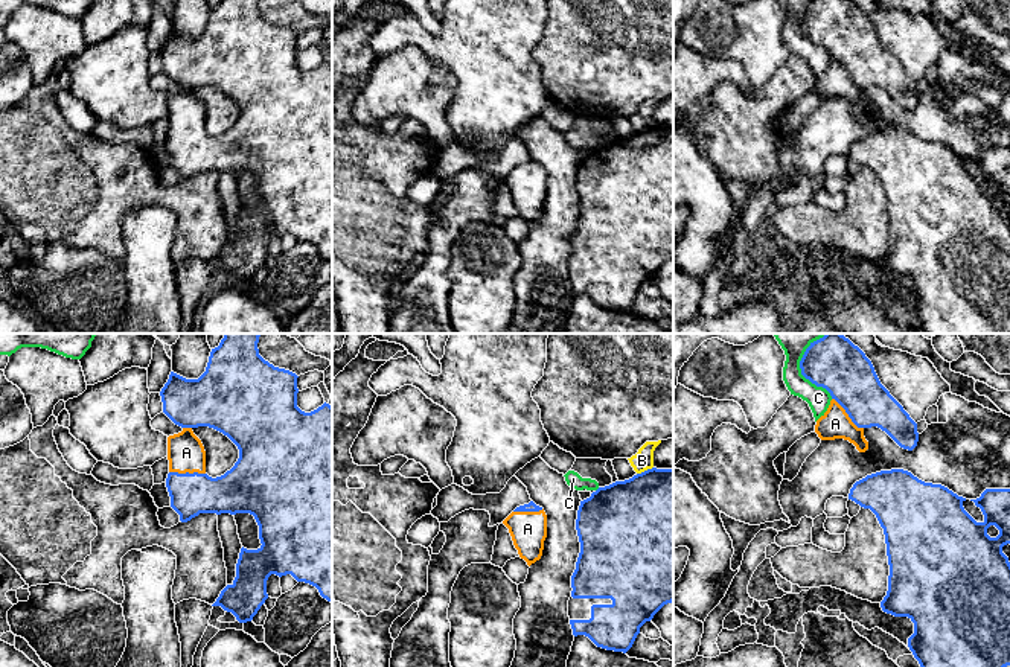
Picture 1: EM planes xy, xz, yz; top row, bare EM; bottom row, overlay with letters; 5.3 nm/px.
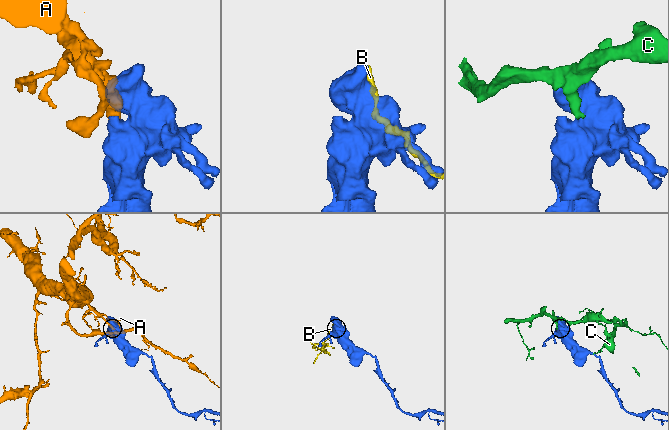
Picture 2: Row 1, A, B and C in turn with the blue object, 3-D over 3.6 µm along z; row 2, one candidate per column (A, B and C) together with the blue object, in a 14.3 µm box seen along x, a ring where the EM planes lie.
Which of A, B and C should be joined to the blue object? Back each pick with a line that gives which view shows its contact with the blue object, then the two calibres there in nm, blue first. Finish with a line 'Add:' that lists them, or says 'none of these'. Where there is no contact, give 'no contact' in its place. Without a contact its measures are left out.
A: meets blue in xy; 220 nm thick on the blue side, 190 nm on the other
Add: A

